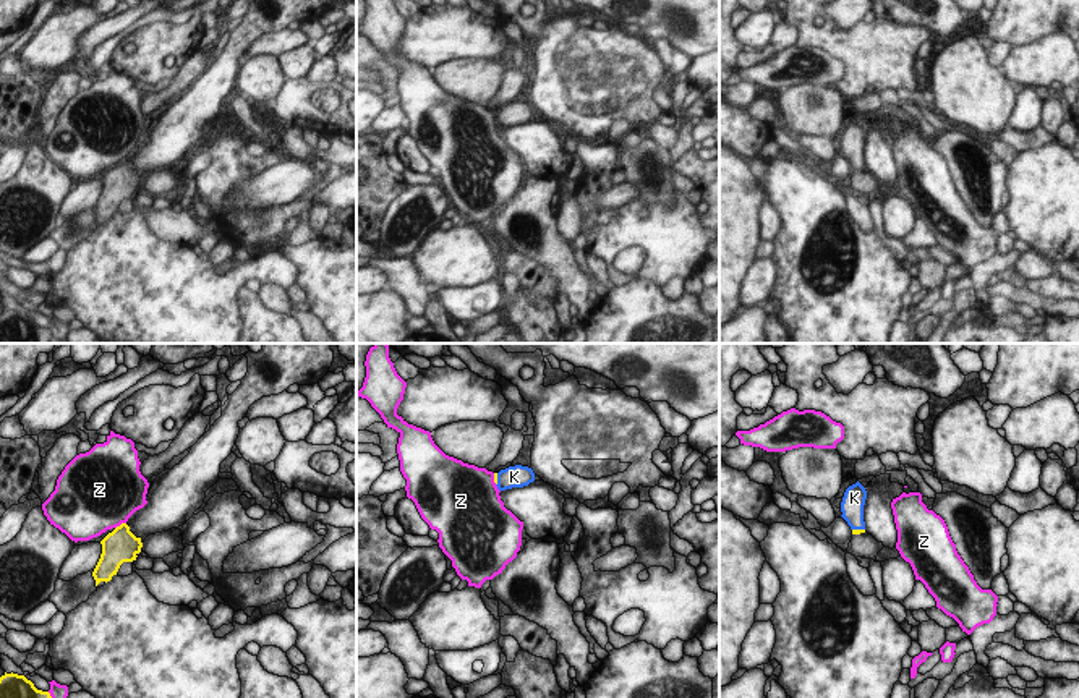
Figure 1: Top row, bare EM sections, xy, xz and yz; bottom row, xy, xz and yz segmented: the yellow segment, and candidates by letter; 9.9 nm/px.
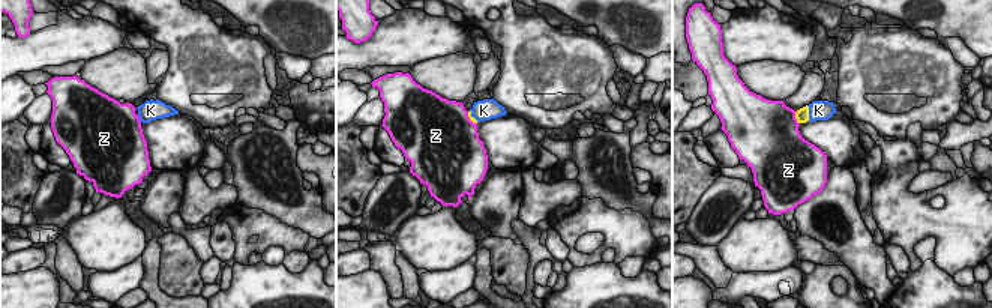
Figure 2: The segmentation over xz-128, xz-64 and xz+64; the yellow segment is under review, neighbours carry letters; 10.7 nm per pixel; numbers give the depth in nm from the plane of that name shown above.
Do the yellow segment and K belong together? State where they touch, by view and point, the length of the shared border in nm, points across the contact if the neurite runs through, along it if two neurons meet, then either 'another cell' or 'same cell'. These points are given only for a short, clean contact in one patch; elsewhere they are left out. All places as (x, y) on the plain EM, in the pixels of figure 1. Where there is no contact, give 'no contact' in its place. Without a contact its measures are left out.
meets yellow in yz at (859, 167); contact 130 nm long; runs through yz (854, 169), (859, 167), (852, 143); same cell

